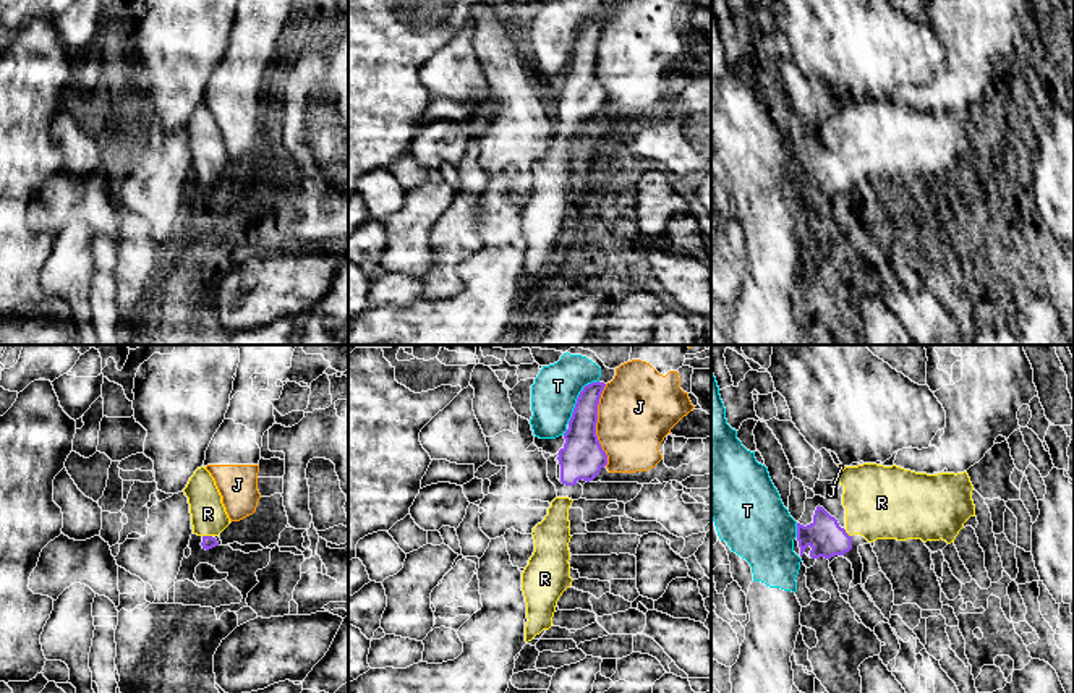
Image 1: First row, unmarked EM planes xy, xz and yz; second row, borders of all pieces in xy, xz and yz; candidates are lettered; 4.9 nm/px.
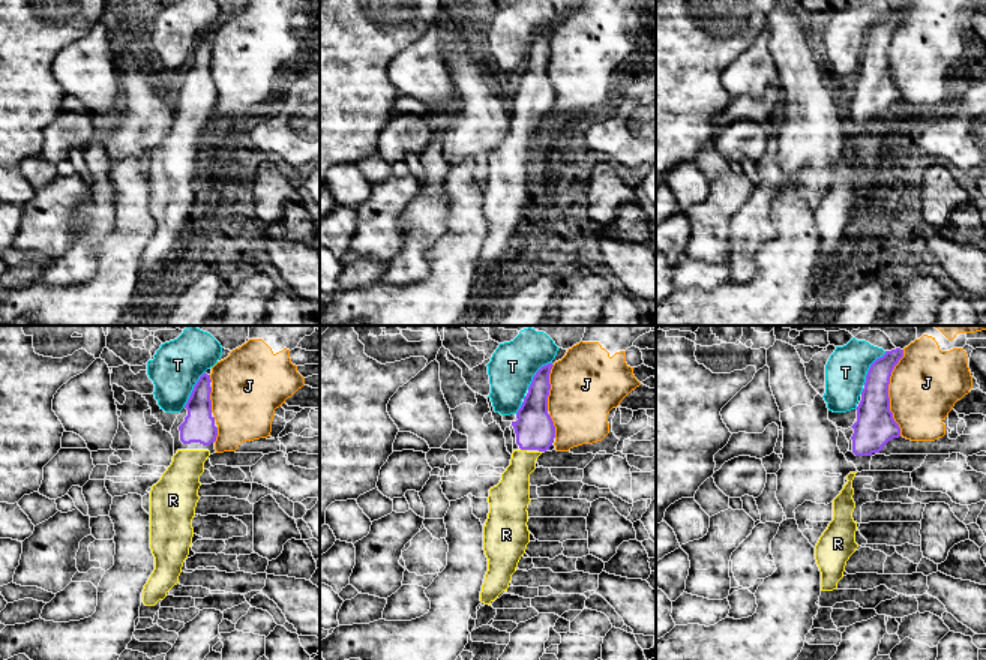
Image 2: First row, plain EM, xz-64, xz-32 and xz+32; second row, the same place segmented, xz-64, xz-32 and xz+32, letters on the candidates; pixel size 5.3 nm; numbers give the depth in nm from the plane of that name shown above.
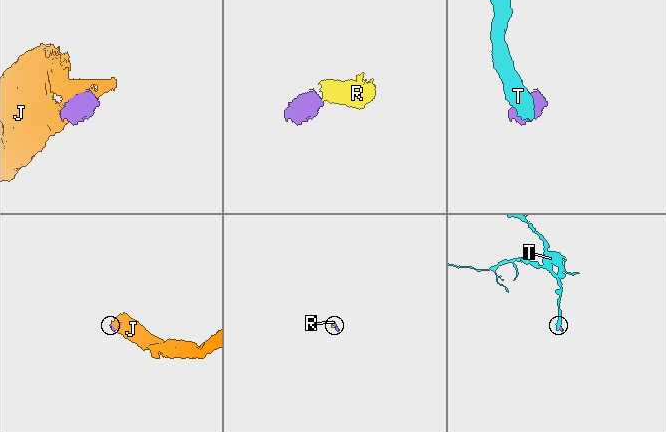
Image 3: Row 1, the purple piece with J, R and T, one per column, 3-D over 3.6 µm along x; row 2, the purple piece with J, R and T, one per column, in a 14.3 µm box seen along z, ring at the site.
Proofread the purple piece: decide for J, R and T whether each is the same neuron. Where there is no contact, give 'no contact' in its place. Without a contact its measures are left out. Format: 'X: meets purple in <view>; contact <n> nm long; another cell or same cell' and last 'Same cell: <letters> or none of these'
J: meets purple in xz; contact 400 nm long; another cell
R: meets purple in xy; contact 50 nm long; same cell
T: meets purple in xz; contact 280 nm long; another cell
Same cell: R

